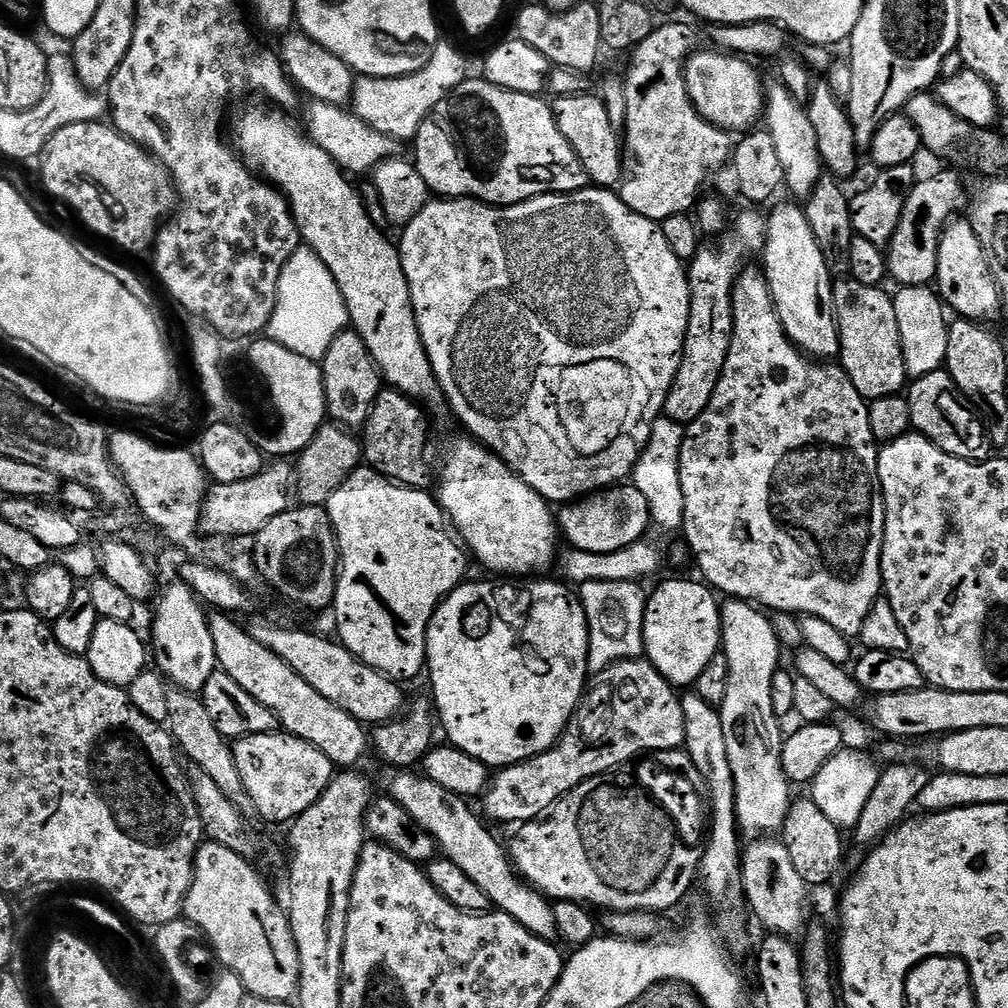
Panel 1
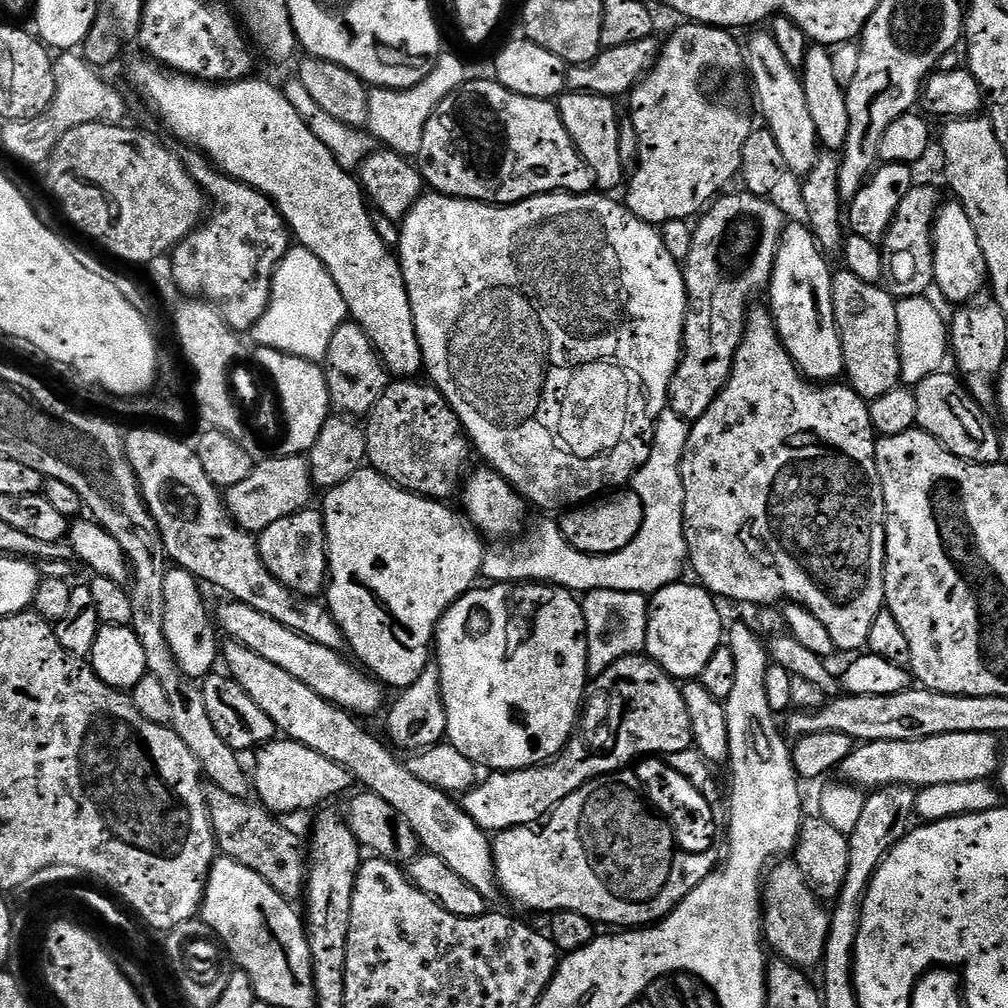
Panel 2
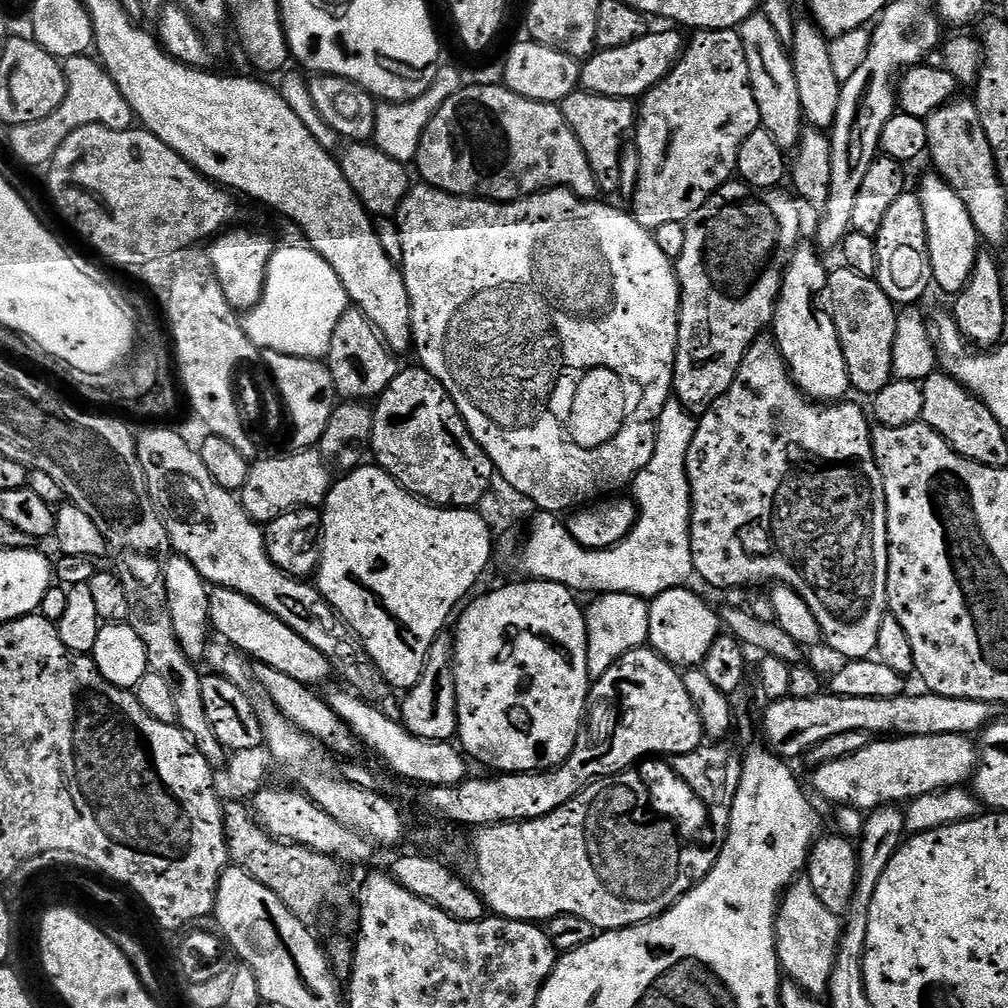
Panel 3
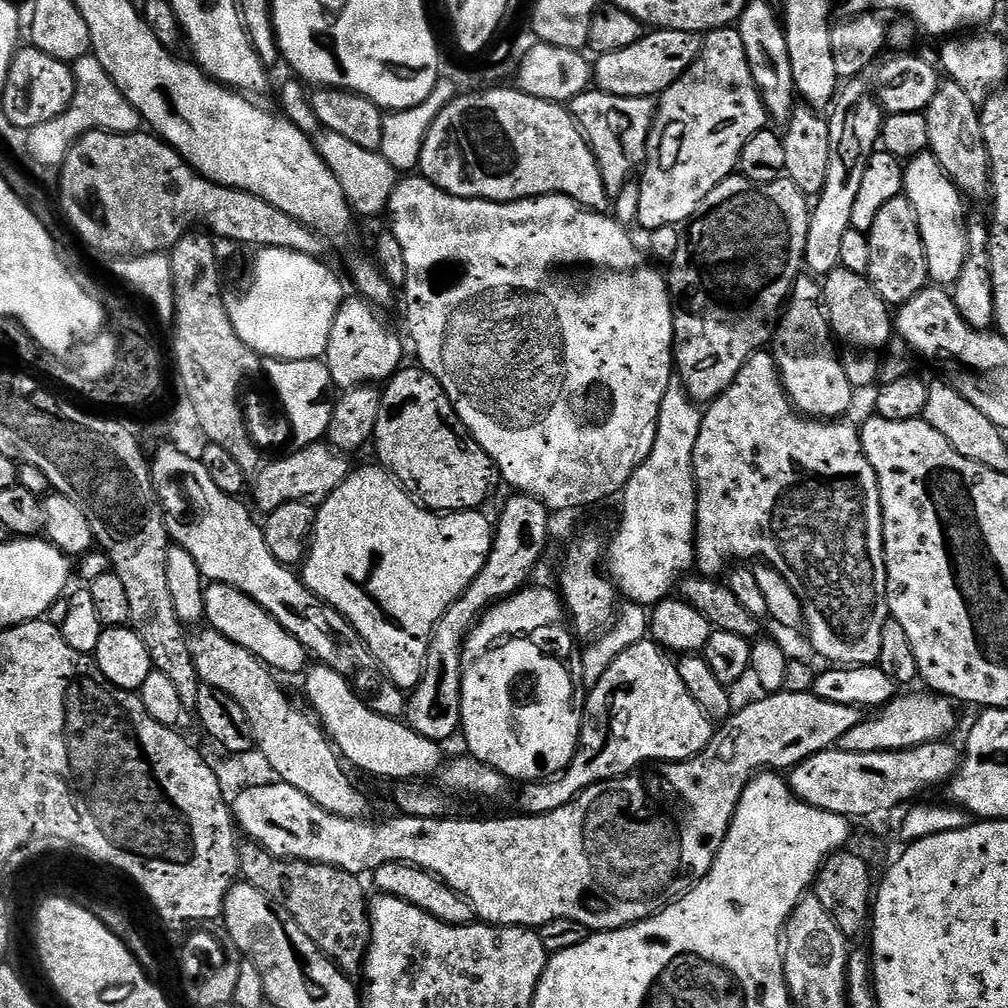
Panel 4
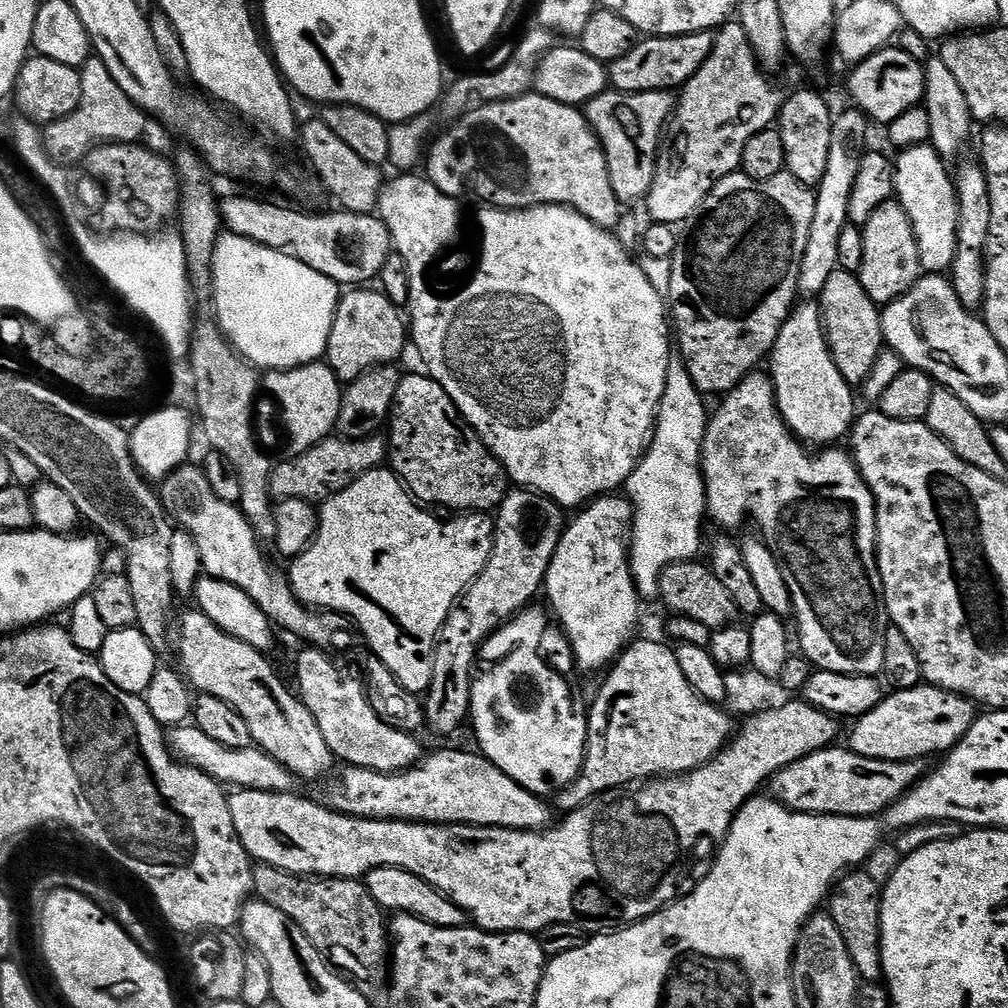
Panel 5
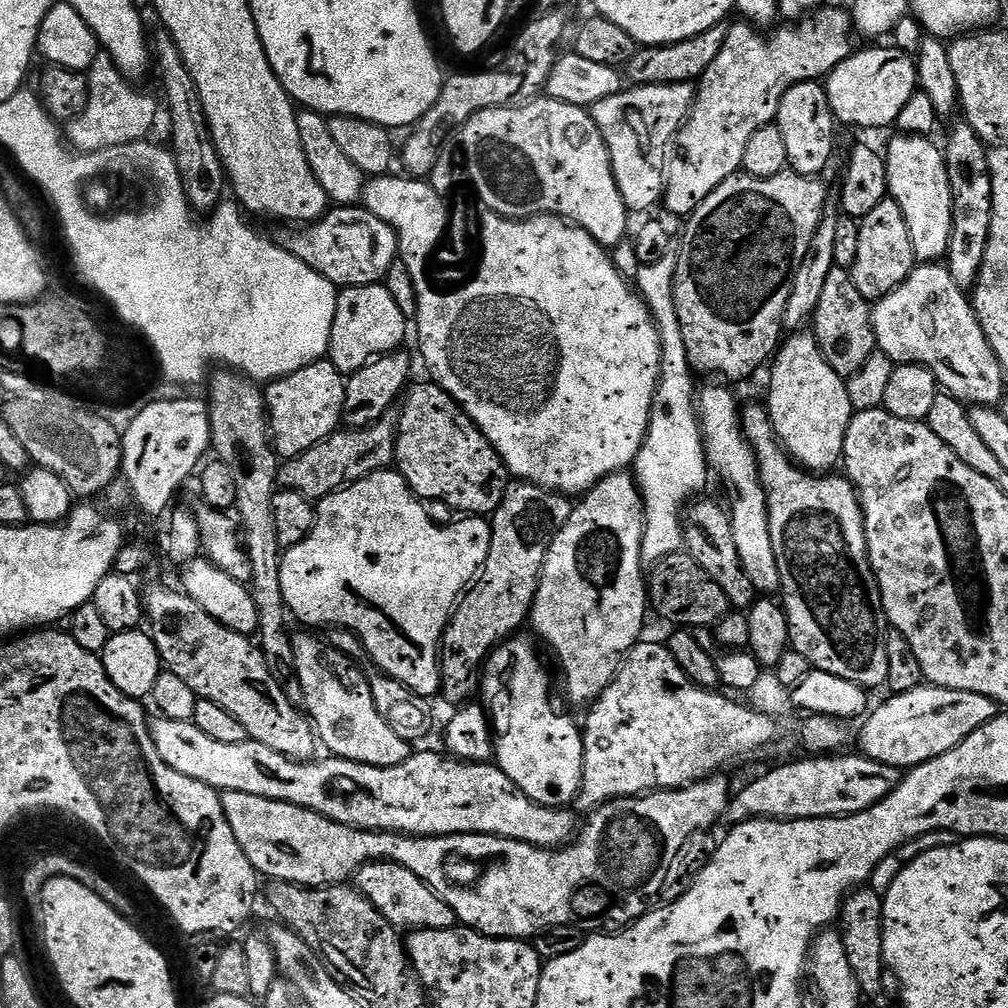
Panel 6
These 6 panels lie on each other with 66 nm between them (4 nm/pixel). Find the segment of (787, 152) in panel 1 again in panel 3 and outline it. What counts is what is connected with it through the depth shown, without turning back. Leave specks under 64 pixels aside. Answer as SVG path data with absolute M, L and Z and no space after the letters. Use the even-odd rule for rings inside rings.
M763 11L753 12L750 18L741 22L738 31L742 38L742 50L746 50L746 66L750 70L750 86L758 102L761 125L774 134L774 142L778 142L778 146L786 150L795 149L800 143L800 135L806 131L806 121L802 98L798 98L798 78L794 78L789 49L779 40Z

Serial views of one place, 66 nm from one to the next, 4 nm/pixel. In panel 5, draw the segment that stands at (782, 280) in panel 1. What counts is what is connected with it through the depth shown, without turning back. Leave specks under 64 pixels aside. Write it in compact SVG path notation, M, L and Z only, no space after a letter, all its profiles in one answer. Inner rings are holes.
M805 299L793 307L774 342L770 364L771 360L776 405L784 425L797 440L808 446L832 446L851 433L858 415L856 400L852 397L854 388L838 374L838 366L834 366L824 333L824 318L815 299Z

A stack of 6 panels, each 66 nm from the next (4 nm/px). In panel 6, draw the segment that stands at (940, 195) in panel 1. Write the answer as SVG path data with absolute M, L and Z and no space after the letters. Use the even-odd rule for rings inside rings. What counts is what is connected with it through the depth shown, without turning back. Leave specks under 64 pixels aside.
M886 198L870 210L864 219L859 221L860 233L858 234L858 258L854 258L854 266L851 268L852 281L858 286L858 294L870 302L886 298L918 266L914 254L914 242L910 242L910 226L906 226L906 218L902 214L902 206L891 198Z

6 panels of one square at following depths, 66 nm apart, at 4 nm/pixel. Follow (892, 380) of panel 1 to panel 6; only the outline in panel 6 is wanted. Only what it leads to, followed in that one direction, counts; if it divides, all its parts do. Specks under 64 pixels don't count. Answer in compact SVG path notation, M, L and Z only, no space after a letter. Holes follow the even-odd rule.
M832 268L822 289L818 310L812 315L810 331L815 336L826 362L834 366L834 374L853 376L866 366L866 358L877 351L876 335L872 325L872 304L854 286L851 271L847 268Z

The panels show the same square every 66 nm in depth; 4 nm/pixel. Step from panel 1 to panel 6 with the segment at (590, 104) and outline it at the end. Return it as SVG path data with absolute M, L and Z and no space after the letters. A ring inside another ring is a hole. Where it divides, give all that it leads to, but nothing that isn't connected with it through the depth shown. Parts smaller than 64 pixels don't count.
M642 84L625 87L610 98L602 98L602 102L593 104L590 111L602 138L606 142L606 150L610 154L614 182L618 182L618 194L622 194L622 202L629 213L648 212L655 204L664 199L664 178L670 149L680 134L680 127L687 120L692 104L696 101L696 88L692 84Z

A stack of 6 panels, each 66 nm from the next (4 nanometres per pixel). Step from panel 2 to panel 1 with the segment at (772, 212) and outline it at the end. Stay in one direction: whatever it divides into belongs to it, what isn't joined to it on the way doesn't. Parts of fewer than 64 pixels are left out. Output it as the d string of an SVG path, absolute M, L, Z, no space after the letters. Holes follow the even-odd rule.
M760 210L740 212L736 221L729 223L724 231L715 237L713 244L701 243L700 253L687 265L688 289L690 290L690 318L688 329L684 335L684 353L680 356L678 374L668 391L664 403L663 415L669 416L674 422L690 425L706 410L710 398L714 394L714 386L718 386L718 378L722 374L722 366L726 366L726 354L732 341L732 287L736 279L749 263L748 256L759 257L764 251L764 241L768 235L768 221L765 213Z

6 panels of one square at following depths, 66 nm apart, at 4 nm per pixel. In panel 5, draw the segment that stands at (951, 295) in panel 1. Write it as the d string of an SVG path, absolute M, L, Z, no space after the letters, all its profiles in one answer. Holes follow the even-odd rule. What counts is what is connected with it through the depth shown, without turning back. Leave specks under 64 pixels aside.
M928 144L905 148L897 156L900 157L894 160L894 196L914 226L921 269L928 274L947 273L958 250L958 202L949 165Z

